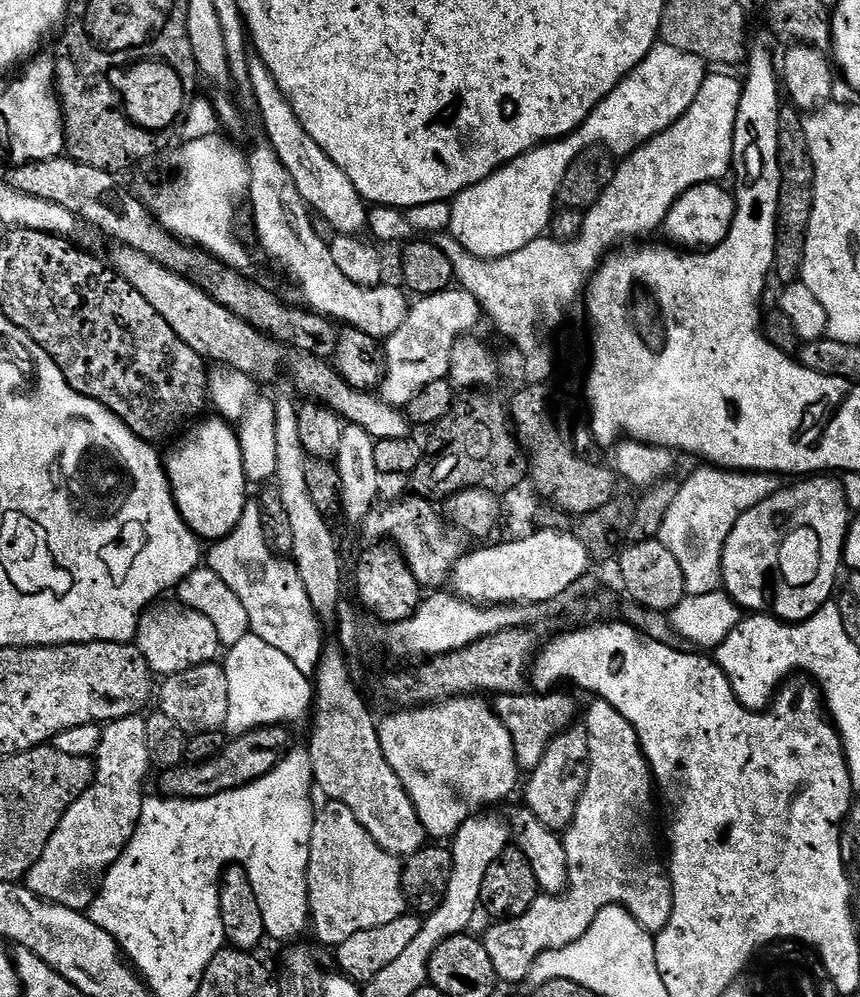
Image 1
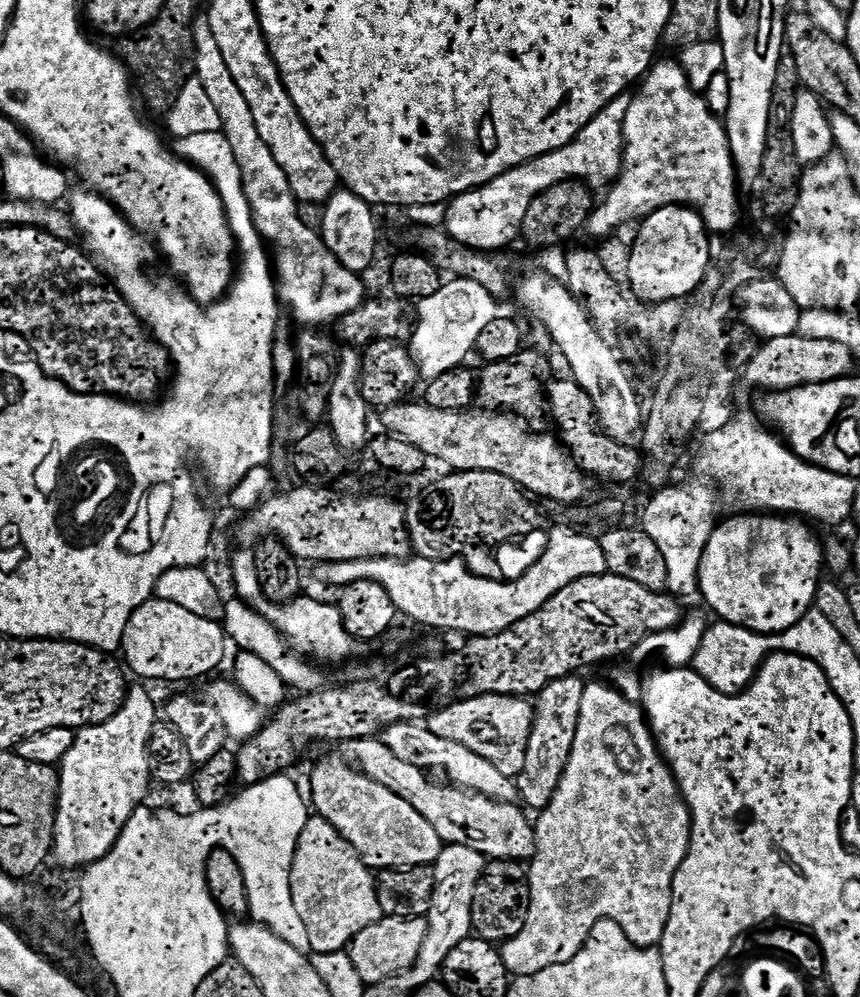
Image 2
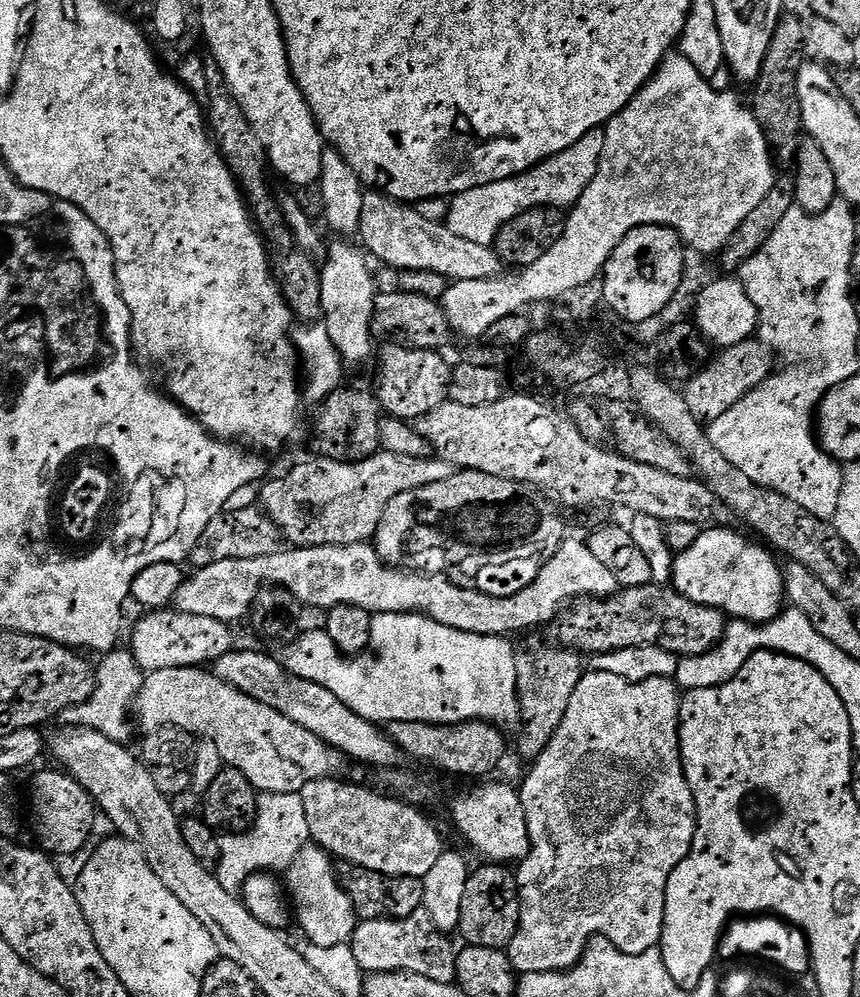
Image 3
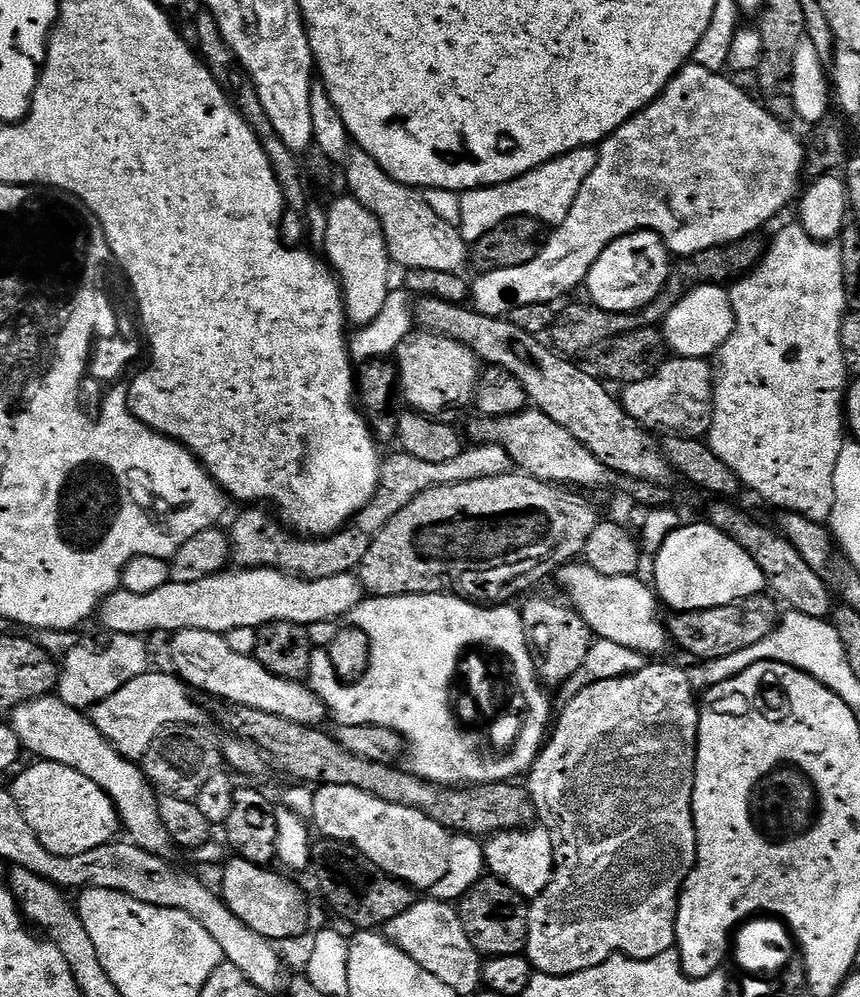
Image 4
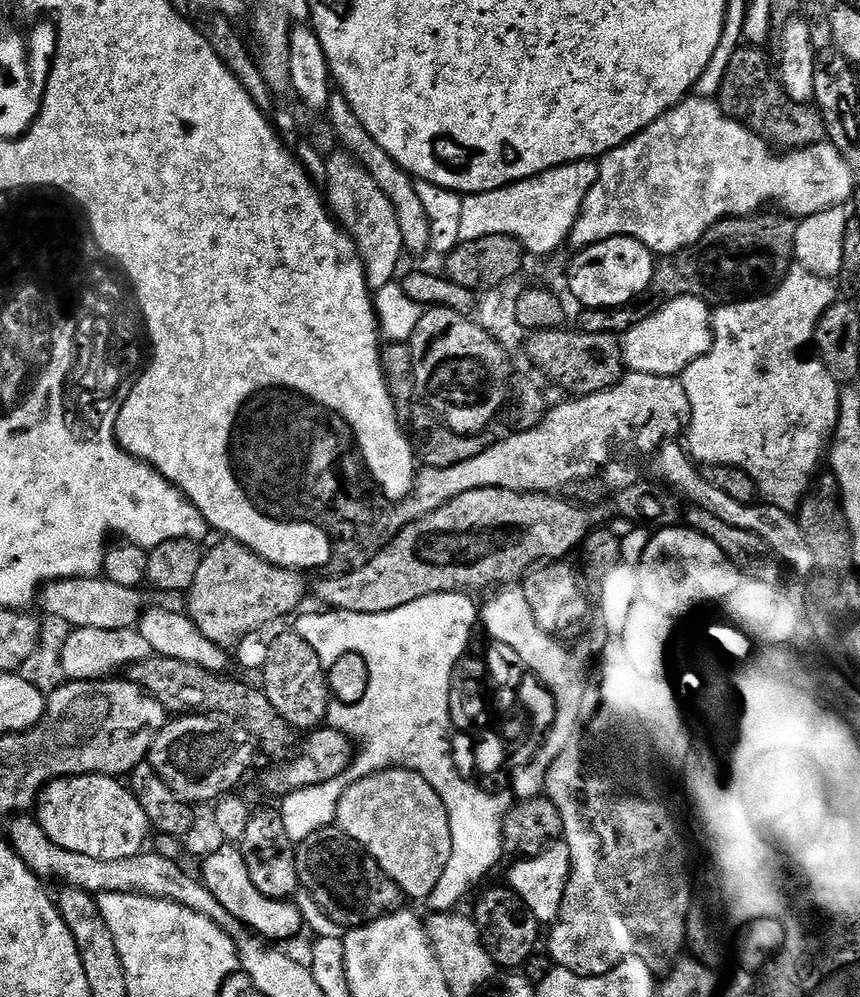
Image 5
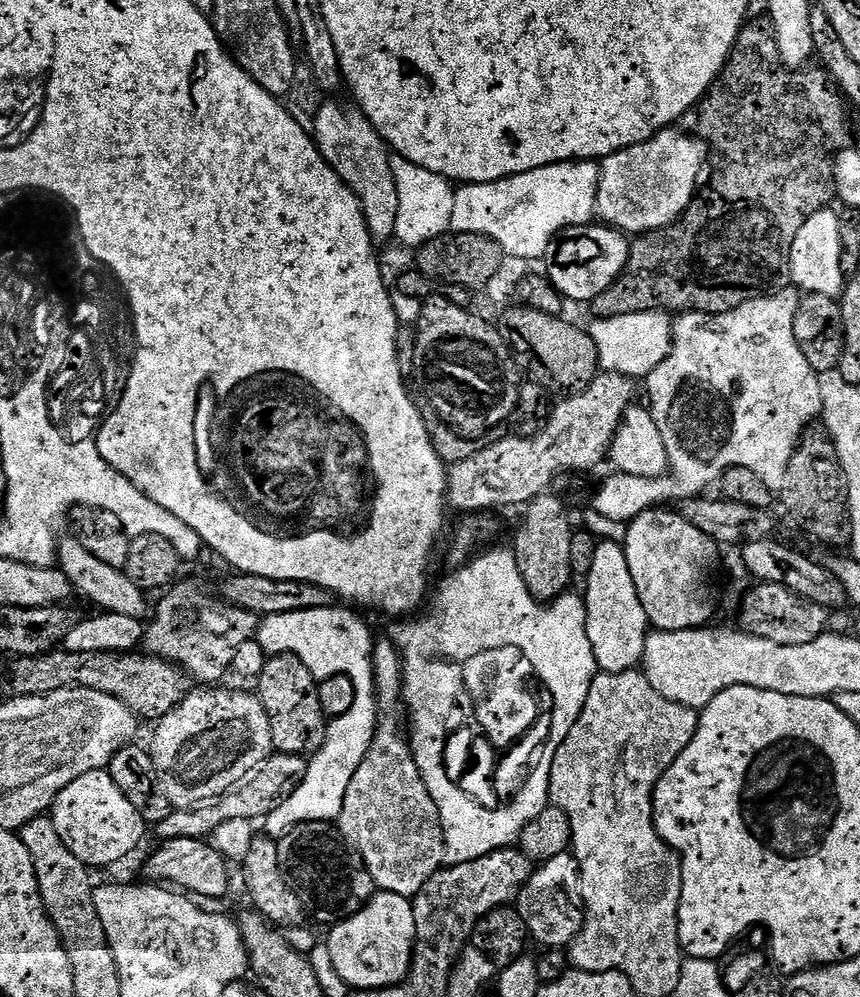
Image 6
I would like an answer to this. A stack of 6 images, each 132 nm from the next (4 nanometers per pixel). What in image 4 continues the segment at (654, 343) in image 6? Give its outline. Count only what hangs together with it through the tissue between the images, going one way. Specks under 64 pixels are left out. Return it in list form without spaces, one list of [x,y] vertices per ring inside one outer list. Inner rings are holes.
[[[707,284],[688,292],[670,310],[670,314],[662,325],[662,340],[669,349],[672,348],[677,357],[705,358],[715,357],[721,346],[730,338],[736,329],[734,306],[728,297],[729,289],[719,284]]]

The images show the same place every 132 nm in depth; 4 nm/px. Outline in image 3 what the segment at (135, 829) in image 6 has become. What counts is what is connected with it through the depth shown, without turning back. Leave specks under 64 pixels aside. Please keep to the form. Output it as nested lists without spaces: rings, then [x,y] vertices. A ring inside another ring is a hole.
[[[63,770],[40,772],[32,780],[32,828],[36,831],[39,847],[53,857],[72,856],[89,847],[92,823],[98,809],[92,795]]]

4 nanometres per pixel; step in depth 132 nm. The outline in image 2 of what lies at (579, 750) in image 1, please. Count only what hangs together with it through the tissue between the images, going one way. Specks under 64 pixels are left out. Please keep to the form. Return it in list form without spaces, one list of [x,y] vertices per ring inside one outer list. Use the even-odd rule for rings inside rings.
[[[573,674],[550,682],[535,697],[533,728],[530,730],[529,745],[526,746],[526,764],[515,778],[520,800],[529,809],[539,810],[547,806],[558,790],[566,762],[570,762],[570,750],[574,746],[574,734],[578,734],[578,714],[582,710],[582,694],[585,681]]]

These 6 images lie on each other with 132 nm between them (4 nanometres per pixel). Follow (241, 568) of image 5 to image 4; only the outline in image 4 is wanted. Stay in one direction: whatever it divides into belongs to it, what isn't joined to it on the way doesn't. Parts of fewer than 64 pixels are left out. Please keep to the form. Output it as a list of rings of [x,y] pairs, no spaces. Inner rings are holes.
[[[256,506],[247,510],[241,511],[230,531],[230,556],[233,561],[237,560],[240,568],[278,568],[306,580],[317,580],[359,569],[360,559],[372,545],[372,536],[353,526],[345,527],[332,536],[291,540],[289,529],[271,511],[259,512],[261,509]]]

